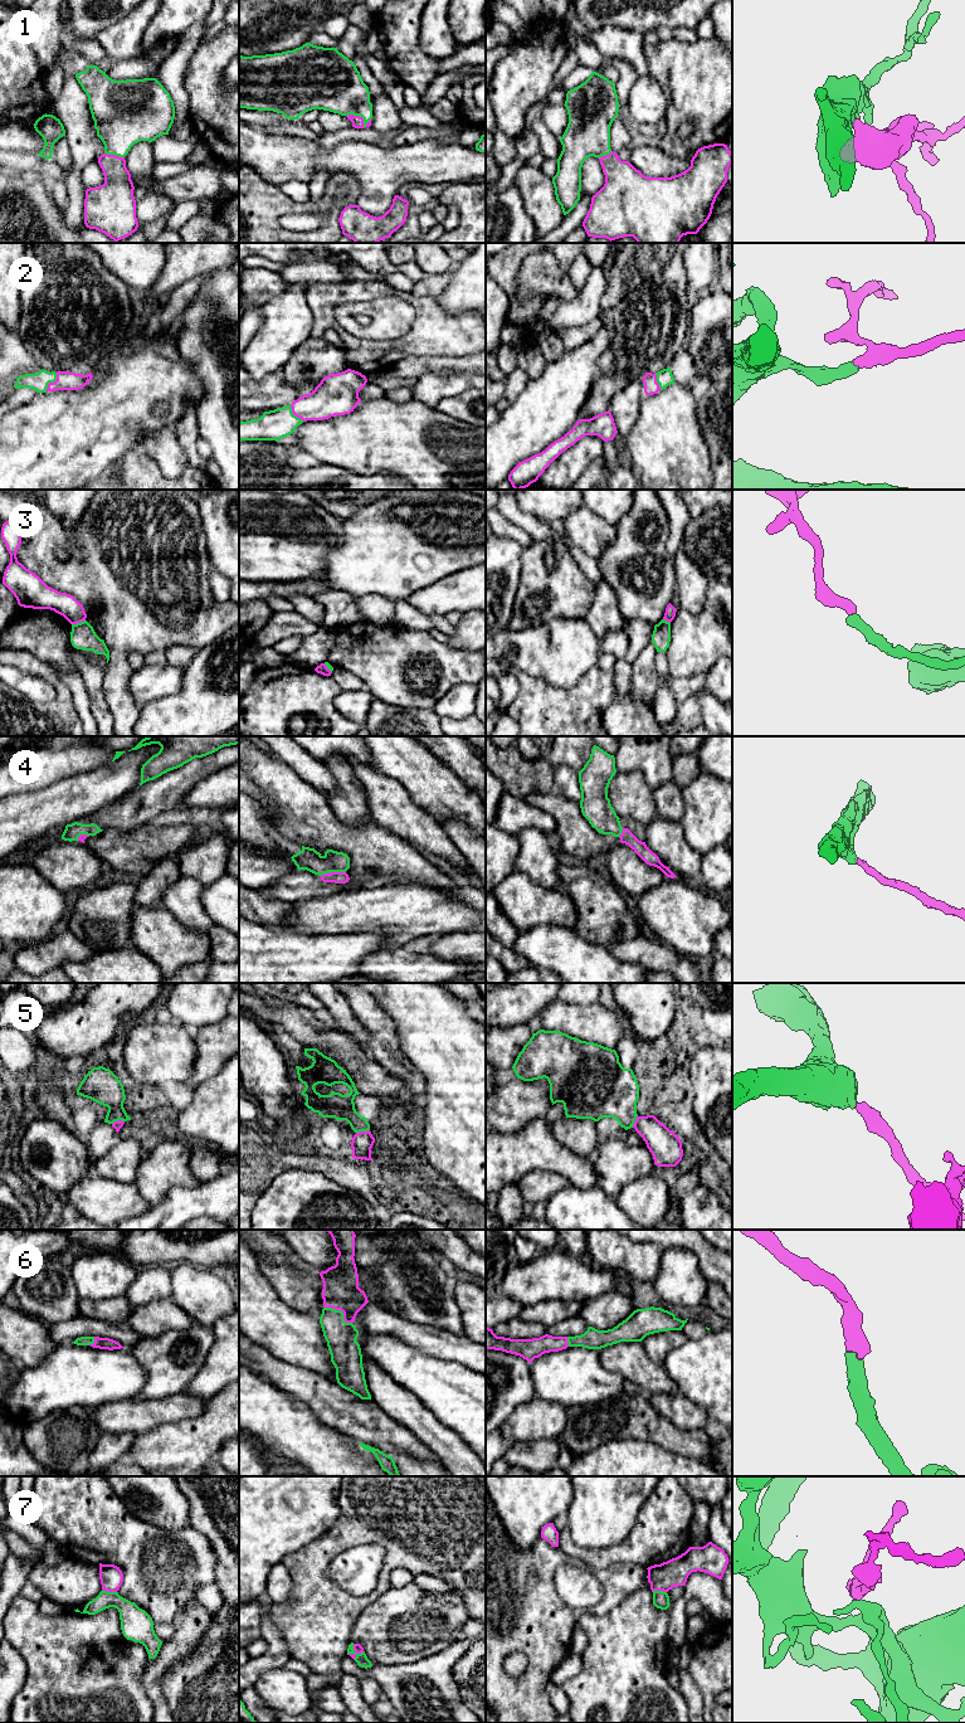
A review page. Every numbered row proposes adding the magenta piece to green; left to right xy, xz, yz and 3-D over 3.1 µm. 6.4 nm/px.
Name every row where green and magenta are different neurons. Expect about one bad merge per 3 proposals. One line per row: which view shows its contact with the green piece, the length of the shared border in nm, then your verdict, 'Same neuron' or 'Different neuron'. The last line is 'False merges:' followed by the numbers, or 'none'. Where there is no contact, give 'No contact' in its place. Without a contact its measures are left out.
1: Touches green in xz. Shared border 160 nm. Same neuron
2: Touches green in xy. Shared border 140 nm. Same neuron
3: Touches green in xy. Shared border 90 nm. Different neuron
4: Touches green in xz. Shared border 160 nm. Same neuron
5: Touches green in xz. Shared border 90 nm. Same neuron
6: Touches green in xz. Shared border 220 nm. Same neuron
7: Touches green in xy. Shared border 100 nm. Different neuron
False merges: 3, 7

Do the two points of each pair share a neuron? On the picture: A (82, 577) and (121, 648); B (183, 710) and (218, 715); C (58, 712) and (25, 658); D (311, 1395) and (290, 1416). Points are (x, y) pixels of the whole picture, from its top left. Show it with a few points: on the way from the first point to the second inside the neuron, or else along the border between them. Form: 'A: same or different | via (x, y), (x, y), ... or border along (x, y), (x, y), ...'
A: same | via (100, 594), (121, 616), (121, 631)
B: same | via (191, 711), (209, 711)
C: same | via (62, 697), (62, 687), (40, 668)
D: different | border along (277, 1388), (306, 1403), (325, 1422)

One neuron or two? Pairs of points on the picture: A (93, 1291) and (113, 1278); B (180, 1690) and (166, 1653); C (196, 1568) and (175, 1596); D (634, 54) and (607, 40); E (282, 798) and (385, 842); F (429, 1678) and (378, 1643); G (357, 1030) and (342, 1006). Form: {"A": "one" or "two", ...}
{"A": "one", "B": "two", "C": "one", "D": "one", "E": "one", "F": "two", "G": "one"}

